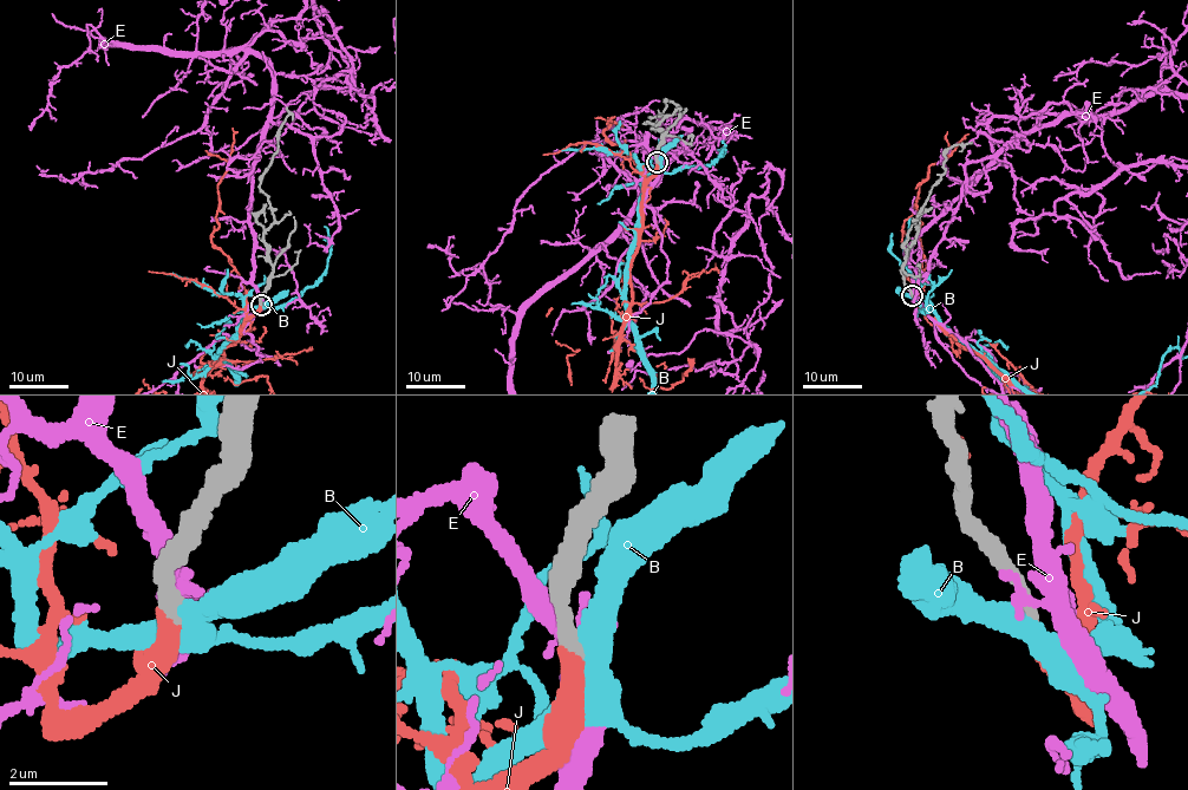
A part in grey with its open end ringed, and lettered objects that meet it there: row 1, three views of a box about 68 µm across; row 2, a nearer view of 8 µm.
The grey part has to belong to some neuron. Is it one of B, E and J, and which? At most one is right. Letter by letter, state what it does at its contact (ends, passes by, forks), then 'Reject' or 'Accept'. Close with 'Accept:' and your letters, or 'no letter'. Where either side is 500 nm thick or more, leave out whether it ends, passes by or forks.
B: It passes by. Reject
E: It passes by. Reject
J: It ends there. Accept
Accept: J

